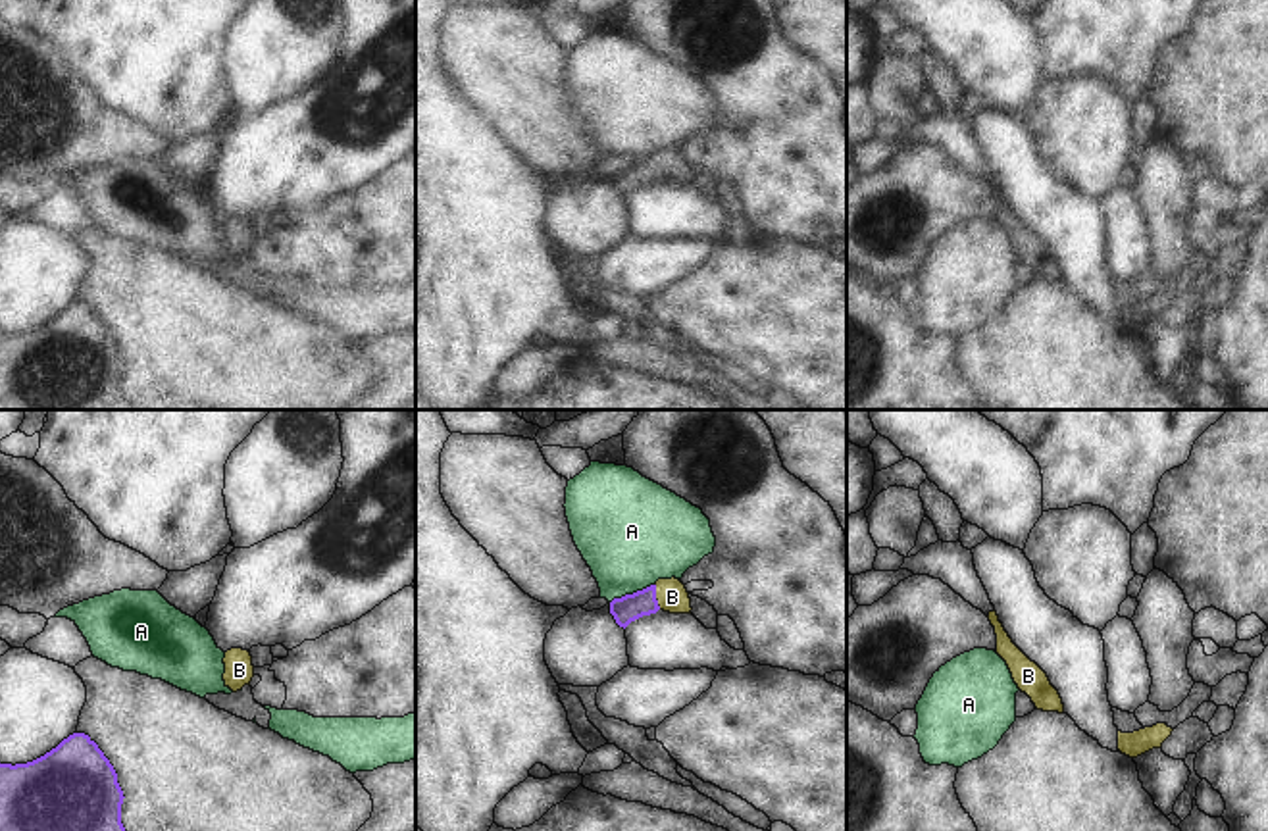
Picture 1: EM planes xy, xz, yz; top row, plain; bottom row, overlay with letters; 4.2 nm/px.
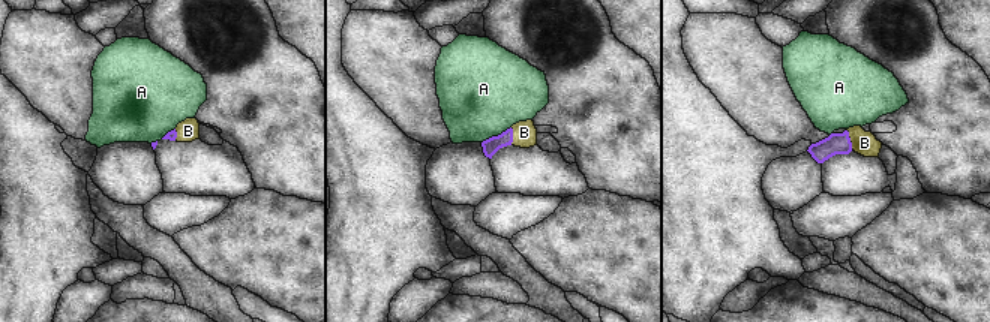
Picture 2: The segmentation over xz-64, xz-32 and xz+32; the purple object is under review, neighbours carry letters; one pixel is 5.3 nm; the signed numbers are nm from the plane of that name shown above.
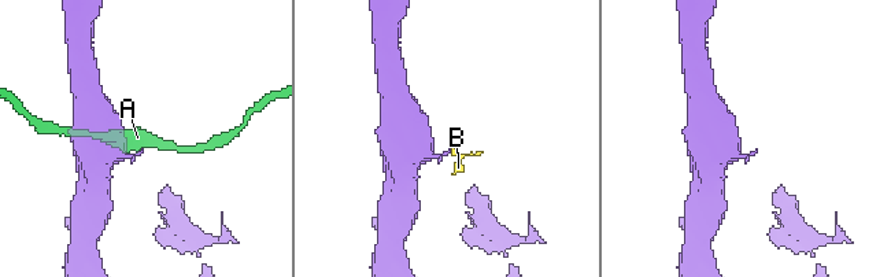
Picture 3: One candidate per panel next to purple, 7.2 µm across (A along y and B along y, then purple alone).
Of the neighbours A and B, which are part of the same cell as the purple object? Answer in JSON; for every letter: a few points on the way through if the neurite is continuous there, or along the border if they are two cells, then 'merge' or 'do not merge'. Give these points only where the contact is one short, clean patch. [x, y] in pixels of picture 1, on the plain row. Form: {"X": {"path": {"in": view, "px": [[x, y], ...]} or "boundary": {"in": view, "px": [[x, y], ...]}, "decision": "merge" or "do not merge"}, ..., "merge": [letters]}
{"A": {"boundary": {"in": "xz", "px": [[653, 152], [610, 172]]}, "decision": "do not merge"}, "B": {"path": {"in": "xz", "px": [[628, 177], [655, 166], [672, 166]]}, "decision": "merge"}, "merge": ["B"]}

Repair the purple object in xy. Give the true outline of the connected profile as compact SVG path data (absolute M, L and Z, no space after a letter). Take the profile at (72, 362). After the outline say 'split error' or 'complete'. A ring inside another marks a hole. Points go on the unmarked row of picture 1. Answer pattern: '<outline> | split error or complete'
M73 302L27 333L0 333L0 410L133 410L121 392L123 360L98 314Z | complete

